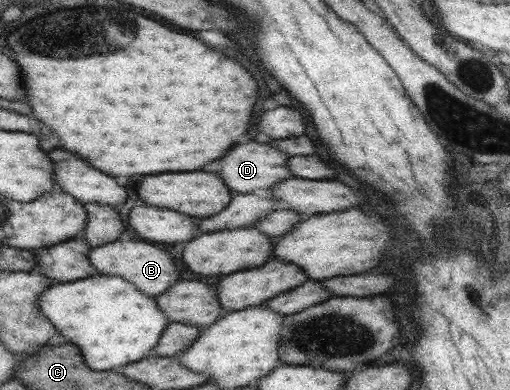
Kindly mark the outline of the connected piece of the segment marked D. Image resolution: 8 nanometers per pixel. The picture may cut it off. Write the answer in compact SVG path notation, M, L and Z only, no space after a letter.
M237 144L233 146L225 156L221 156L219 162L219 178L227 186L231 194L247 194L251 192L265 192L272 184L282 181L283 179L294 177L286 167L286 158L289 156L281 151L267 146L267 144Z

